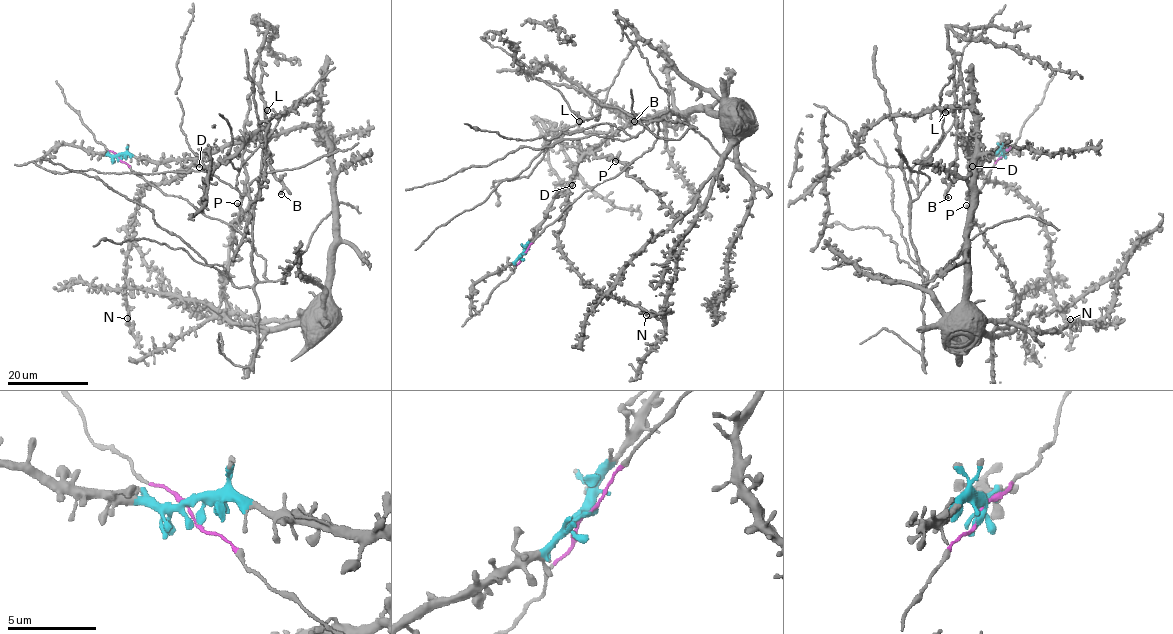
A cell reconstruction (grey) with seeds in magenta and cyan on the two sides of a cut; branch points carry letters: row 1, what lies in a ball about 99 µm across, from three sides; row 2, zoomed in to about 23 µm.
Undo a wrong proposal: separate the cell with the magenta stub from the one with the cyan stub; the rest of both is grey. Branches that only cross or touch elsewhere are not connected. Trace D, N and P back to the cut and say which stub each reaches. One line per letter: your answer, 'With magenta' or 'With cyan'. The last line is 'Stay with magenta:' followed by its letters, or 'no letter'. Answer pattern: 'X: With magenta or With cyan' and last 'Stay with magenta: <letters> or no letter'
D: With cyan
N: With cyan
P: With magenta
Stay with magenta: P

